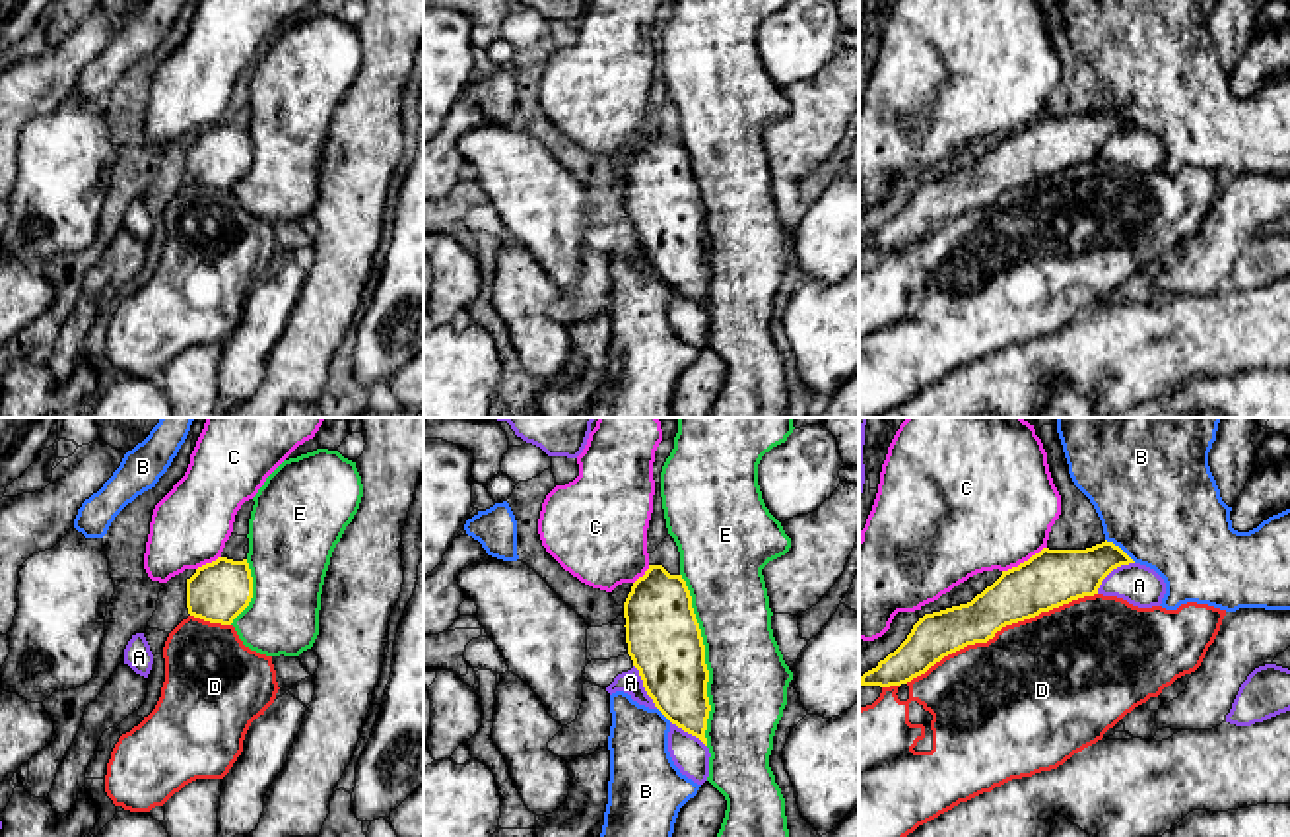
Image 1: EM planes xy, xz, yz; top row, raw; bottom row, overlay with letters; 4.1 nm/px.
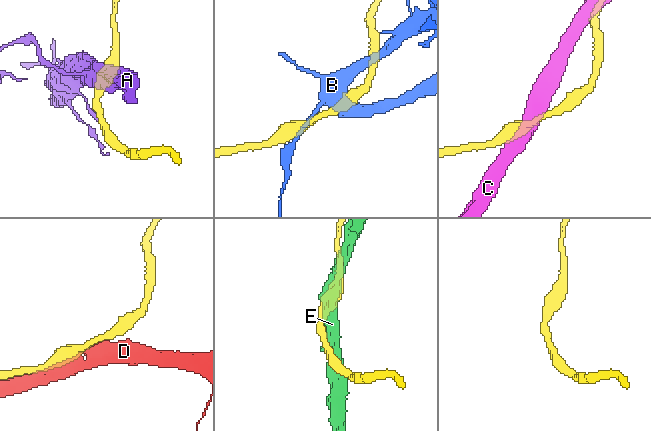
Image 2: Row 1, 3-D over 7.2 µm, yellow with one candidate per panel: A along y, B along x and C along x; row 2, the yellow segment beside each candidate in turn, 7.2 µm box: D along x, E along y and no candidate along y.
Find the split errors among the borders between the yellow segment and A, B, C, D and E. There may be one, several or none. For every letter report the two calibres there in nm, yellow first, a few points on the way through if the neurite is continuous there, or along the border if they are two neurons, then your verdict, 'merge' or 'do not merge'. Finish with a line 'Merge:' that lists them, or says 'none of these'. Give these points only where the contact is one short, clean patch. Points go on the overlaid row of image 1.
A: calibres 240 and 170 nm; do not merge
B: calibres 220 and 500 nm; do not merge
C: calibres 240 and 480 nm; do not merge
D: calibres 220 and 480 nm; do not merge
E: calibres 300 and 320 nm; do not merge
Merge: none of these

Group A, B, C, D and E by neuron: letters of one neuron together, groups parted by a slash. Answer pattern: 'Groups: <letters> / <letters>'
Groups: A / B / C / D / E

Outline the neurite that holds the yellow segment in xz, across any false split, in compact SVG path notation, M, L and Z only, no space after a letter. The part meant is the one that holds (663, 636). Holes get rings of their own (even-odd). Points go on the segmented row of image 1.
M649 565L624 602L626 643L655 707L707 746L705 645L682 575Z

